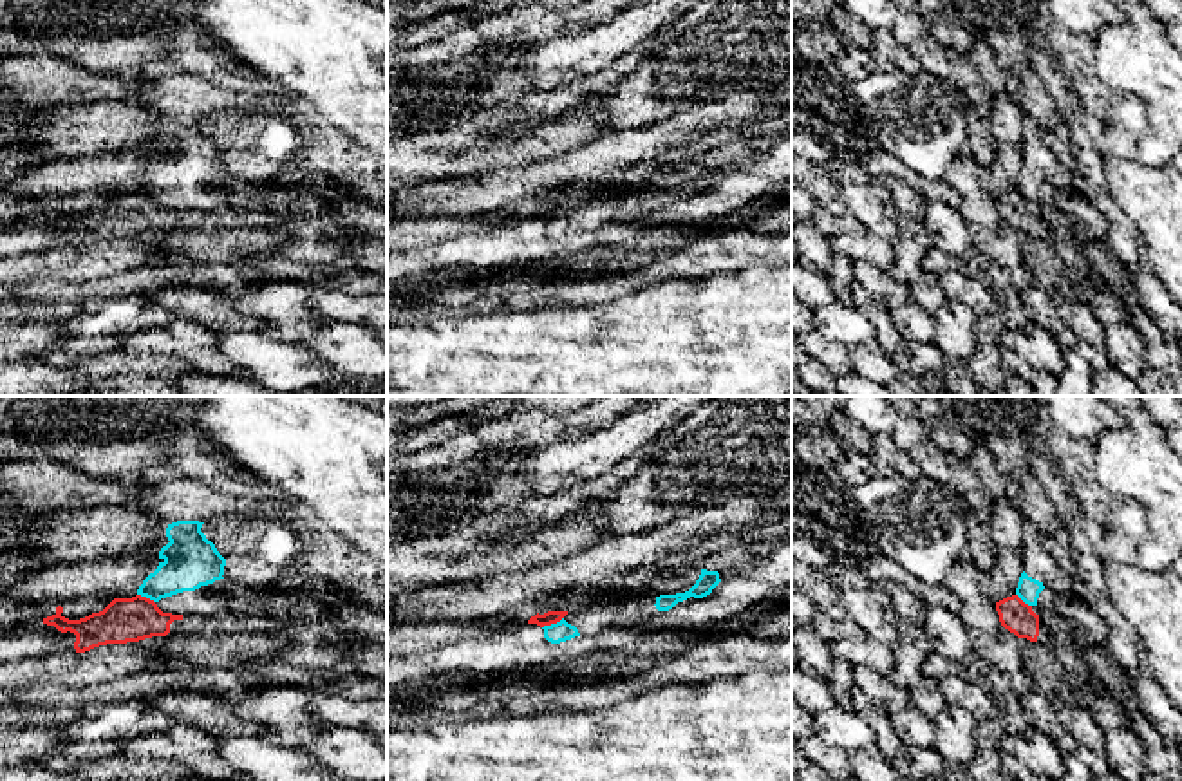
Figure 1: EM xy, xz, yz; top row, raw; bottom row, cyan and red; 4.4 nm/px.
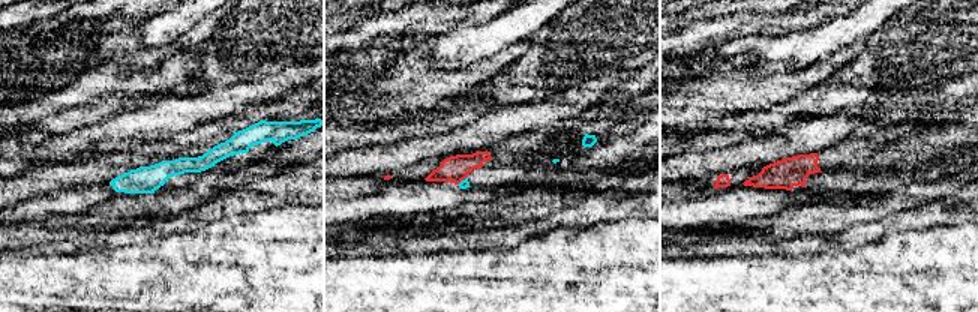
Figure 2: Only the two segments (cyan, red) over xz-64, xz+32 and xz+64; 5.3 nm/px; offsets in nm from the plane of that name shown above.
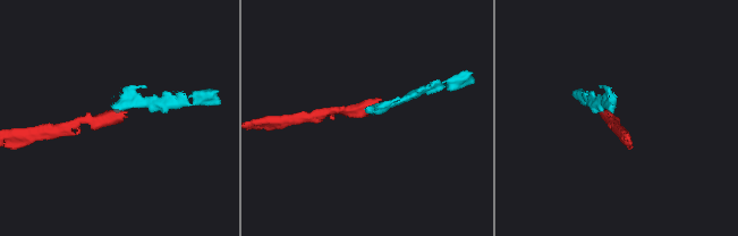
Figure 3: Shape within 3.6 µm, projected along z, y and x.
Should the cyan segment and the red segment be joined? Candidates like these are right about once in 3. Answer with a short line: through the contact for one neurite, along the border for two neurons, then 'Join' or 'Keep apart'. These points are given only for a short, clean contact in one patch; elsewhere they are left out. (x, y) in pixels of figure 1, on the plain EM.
Line: xz (562, 212), (543, 223). Keep apart

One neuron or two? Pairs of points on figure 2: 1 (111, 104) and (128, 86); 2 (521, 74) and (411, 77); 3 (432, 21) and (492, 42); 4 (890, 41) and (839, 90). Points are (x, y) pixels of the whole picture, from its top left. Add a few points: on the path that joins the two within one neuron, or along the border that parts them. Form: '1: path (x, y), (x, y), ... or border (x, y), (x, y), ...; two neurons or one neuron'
1: border (150, 96), (96, 95), (83, 105); two neurons
2: border (525, 51), (468, 93); two neurons
3: border (491, 20), (422, 36); two neurons
4: path (878, 53), (851, 80); one neuron

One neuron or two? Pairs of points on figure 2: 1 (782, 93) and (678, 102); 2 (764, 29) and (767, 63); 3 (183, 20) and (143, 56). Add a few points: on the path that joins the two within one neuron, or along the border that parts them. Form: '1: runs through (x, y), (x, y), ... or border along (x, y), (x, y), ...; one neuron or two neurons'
1: runs through (756, 93), (729, 93), (704, 99); one neuron
2: border along (798, 29), (773, 36), (743, 36), (729, 42); two neurons
3: border along (183, 35), (162, 47), (140, 48), (137, 51); two neurons

